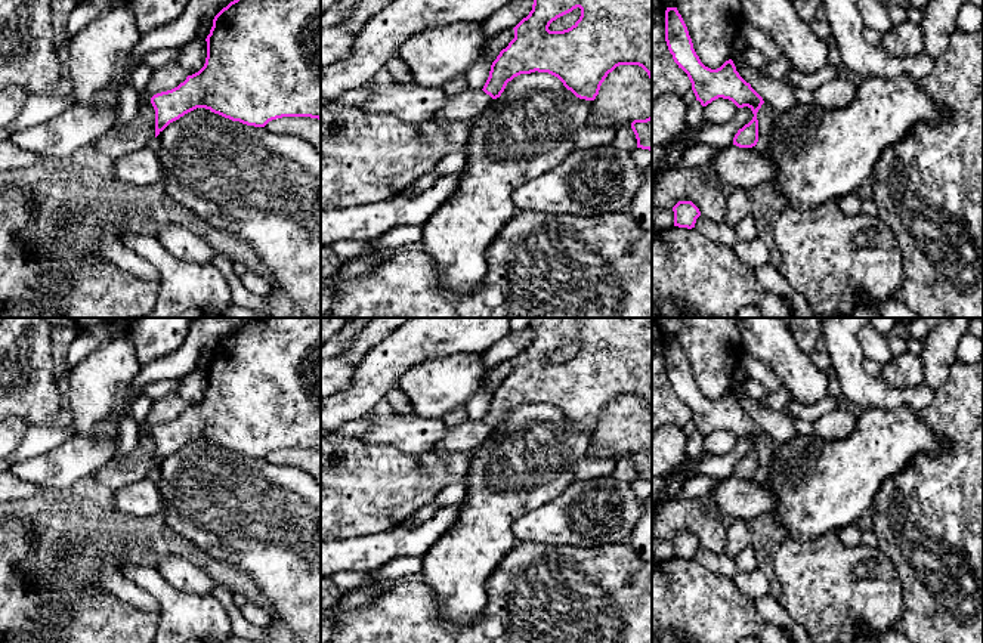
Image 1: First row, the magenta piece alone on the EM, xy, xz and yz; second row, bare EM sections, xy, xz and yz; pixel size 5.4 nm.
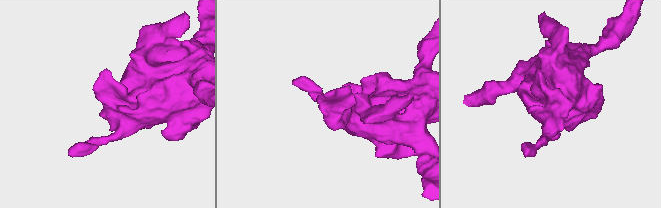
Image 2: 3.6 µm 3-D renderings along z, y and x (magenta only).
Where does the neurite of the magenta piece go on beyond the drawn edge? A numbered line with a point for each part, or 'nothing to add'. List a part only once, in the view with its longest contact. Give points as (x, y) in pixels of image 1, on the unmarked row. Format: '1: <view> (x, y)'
nothing to add

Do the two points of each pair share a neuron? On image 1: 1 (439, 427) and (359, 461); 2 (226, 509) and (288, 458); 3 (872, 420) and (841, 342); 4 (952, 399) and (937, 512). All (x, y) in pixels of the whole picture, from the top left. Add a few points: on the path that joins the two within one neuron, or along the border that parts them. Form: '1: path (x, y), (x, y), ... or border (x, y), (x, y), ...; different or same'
1: border (361, 439), (424, 453); different
2: border (265, 457), (271, 463), (291, 464), (305, 472); different
3: border (902, 405), (893, 410), (864, 410); different
4: path (952, 427), (957, 435), (957, 484); same

